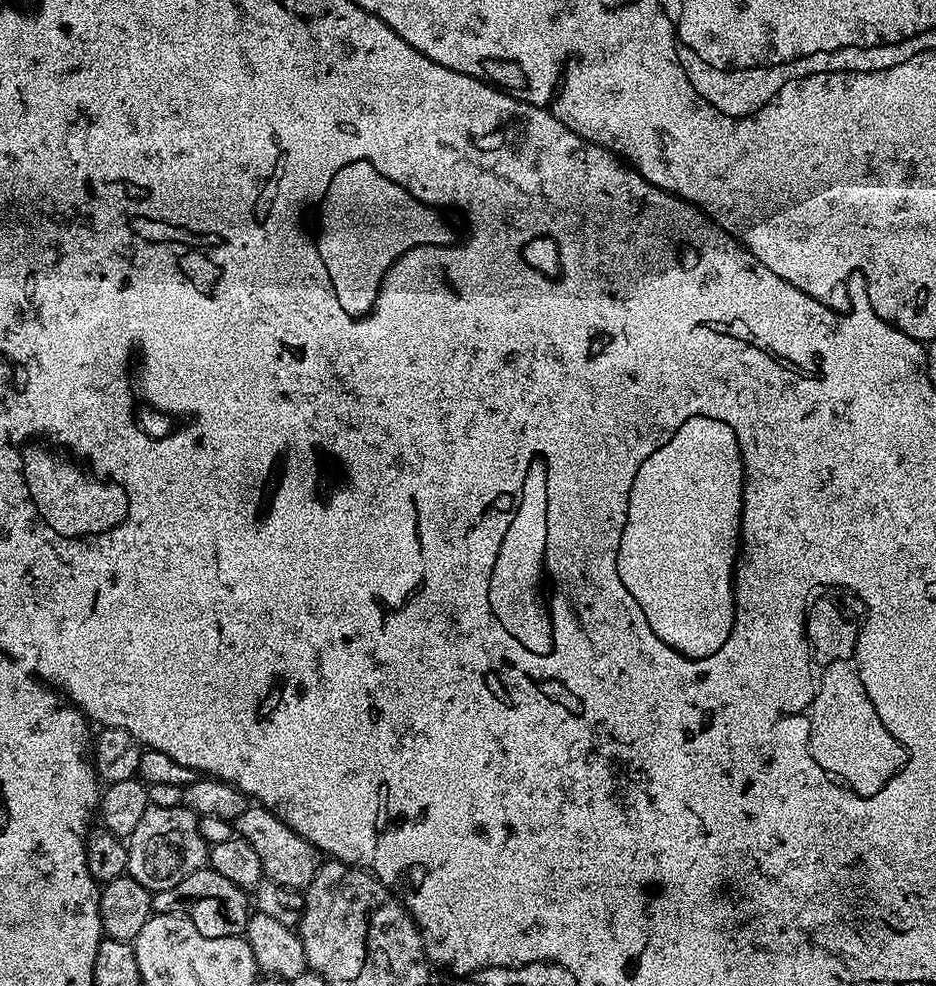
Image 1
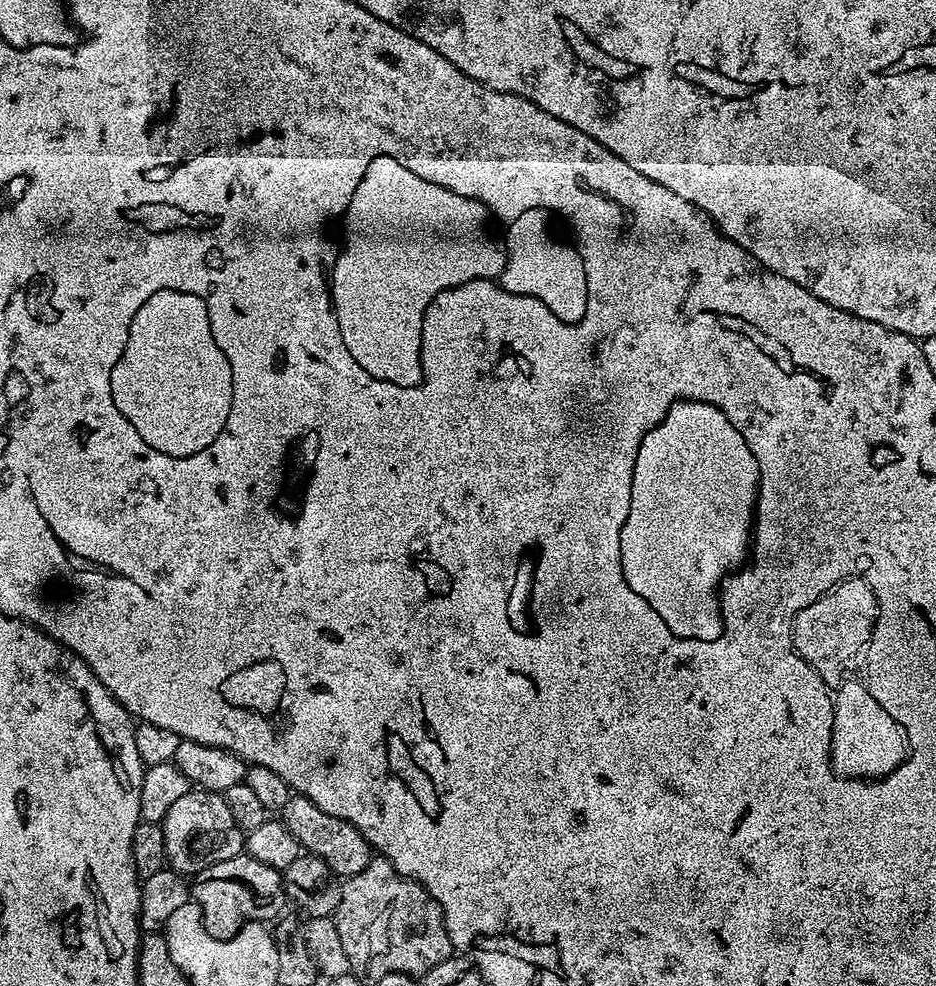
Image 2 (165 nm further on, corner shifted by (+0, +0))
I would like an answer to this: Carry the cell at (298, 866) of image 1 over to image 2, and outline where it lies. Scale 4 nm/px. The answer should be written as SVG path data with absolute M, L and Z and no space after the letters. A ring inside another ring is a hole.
M291 796L284 807L282 823L288 827L290 834L294 834L305 853L322 858L322 862L326 862L326 866L330 866L337 877L362 874L362 870L366 870L366 866L374 858L374 849L354 825L342 818L334 818L334 814L326 814L326 810L318 810L318 806L314 806L314 802L310 802L310 798L305 796Z

